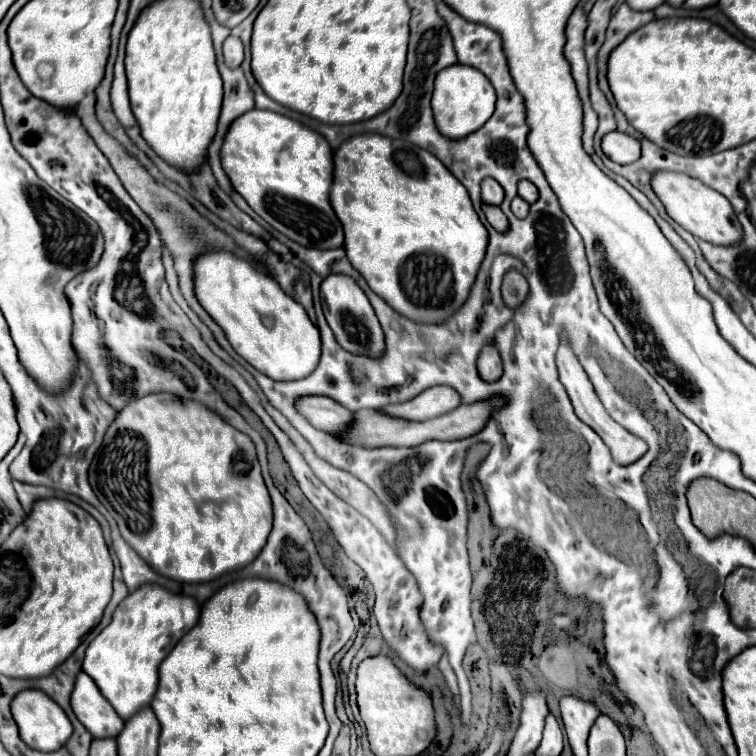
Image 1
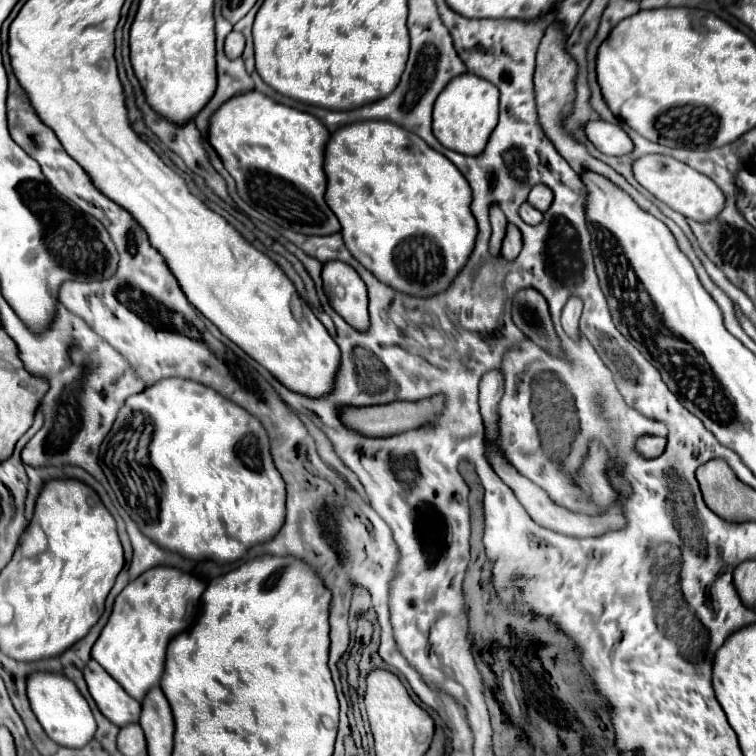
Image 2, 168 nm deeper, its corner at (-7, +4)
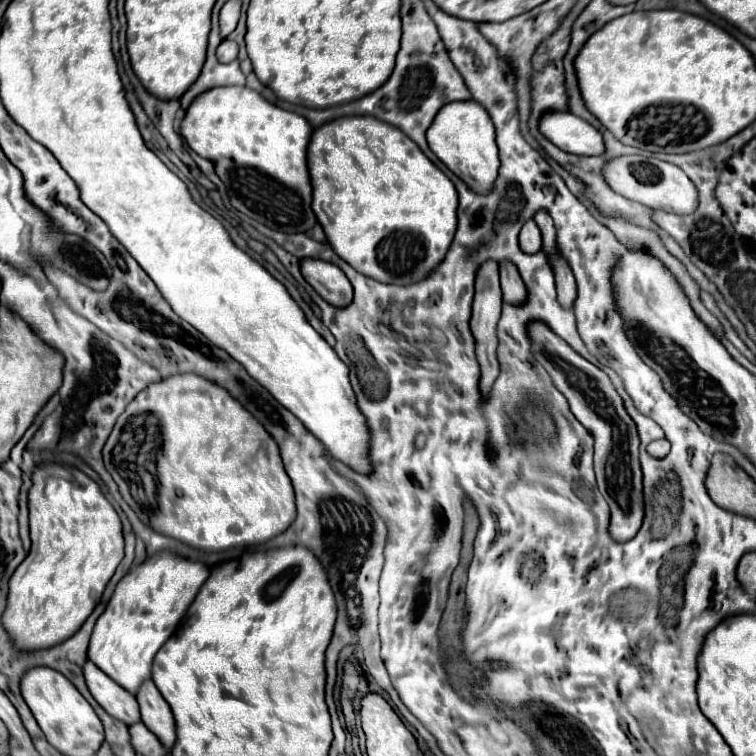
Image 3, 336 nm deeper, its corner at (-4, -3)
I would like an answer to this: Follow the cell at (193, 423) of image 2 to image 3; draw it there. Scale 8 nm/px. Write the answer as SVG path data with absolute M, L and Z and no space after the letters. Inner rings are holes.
M194 373L172 375L150 383L132 399L124 413L142 419L138 423L146 427L156 427L156 433L162 431L162 451L154 473L154 499L150 499L150 503L138 503L134 499L132 505L138 517L144 523L150 523L154 531L180 539L196 549L224 551L238 545L264 543L286 531L296 519L294 487L286 475L276 441L262 423L258 423L258 419L220 385Z

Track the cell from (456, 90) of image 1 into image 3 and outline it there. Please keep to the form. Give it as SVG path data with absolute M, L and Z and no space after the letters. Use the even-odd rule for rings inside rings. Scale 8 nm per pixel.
M474 101L448 103L434 119L430 131L426 133L432 153L462 181L468 189L474 189L478 195L488 195L494 189L494 181L500 169L498 147L494 141L494 125L486 115L486 109Z

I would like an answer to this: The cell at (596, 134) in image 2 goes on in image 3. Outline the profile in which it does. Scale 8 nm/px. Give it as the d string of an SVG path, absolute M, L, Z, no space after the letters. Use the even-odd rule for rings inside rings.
M546 111L538 121L540 133L566 153L602 155L602 135L568 111Z

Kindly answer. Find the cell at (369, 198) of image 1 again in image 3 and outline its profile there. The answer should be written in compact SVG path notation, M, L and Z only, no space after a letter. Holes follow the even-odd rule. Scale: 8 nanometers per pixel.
M370 115L340 117L316 127L308 143L312 211L332 249L356 271L380 283L406 285L424 279L446 255L456 227L458 193L450 179L398 127Z

